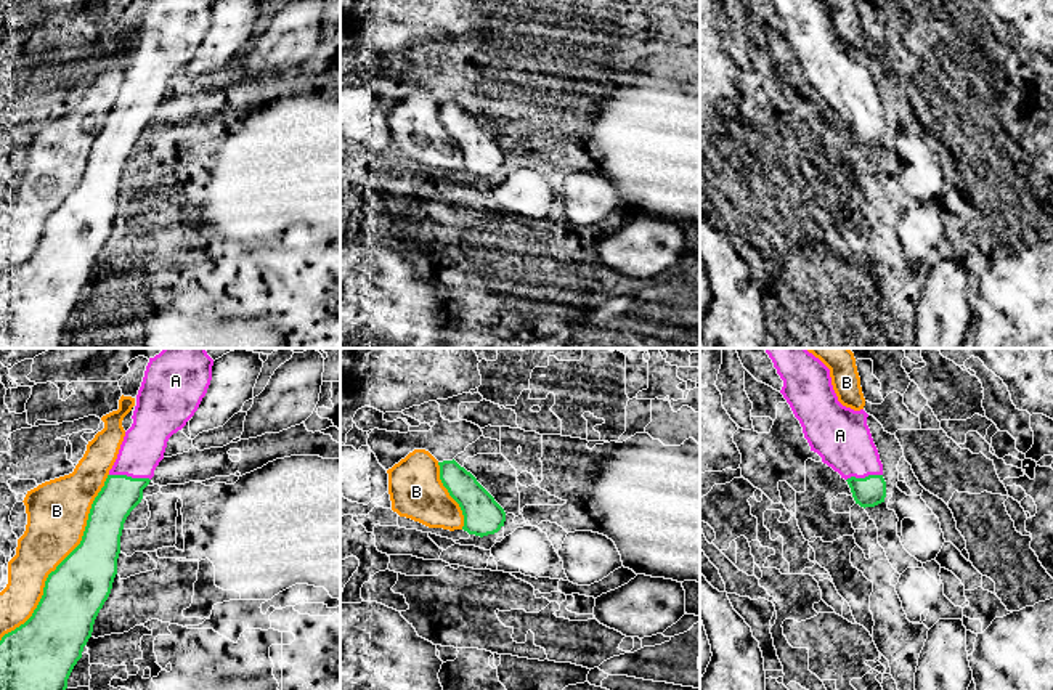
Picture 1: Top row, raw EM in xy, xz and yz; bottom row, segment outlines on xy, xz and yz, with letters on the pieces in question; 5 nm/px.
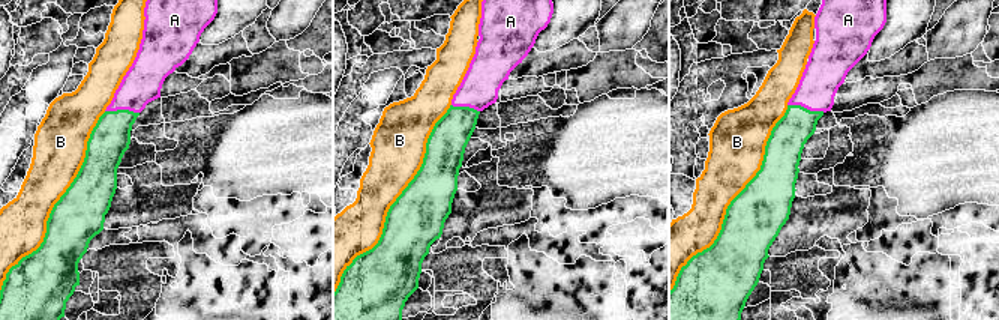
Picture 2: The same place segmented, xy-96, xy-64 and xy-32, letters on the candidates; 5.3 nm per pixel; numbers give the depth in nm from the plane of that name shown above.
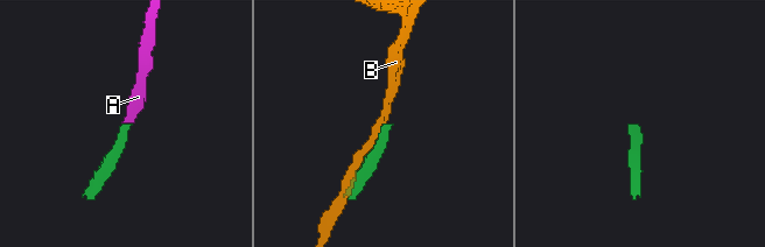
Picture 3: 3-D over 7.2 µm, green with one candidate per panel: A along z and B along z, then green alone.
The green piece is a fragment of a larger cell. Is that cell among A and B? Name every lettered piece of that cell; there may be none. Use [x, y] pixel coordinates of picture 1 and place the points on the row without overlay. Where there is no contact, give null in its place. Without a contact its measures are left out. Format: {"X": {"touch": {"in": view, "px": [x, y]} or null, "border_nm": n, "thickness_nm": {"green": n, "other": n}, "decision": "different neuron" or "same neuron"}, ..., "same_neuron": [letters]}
{"A": {"touch": {"in": "xy", "px": [130, 117]}, "border_nm": 220, "thickness_nm": {"green": 190, "other": 220}, "decision": "same neuron"}, "B": {"touch": {"in": "xy", "px": [63, 201]}, "border_nm": 1000, "thickness_nm": {"green": 300, "other": 300}, "decision": "different neuron"}, "same_neuron": ["A"]}

